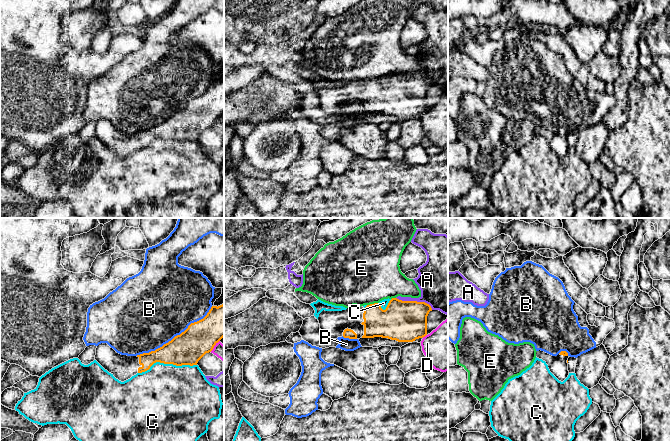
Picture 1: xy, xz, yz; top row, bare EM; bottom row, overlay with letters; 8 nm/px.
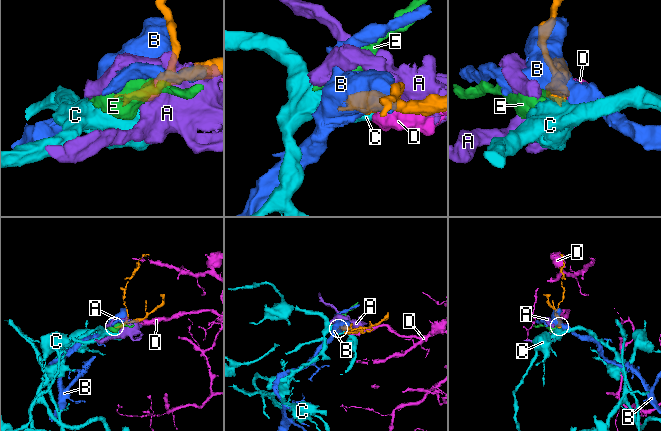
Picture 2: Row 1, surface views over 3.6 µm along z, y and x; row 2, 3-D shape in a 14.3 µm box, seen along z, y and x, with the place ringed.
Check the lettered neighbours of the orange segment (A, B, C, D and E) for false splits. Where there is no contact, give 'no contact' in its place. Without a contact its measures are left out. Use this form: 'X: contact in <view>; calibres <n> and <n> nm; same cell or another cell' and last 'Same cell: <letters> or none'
A: contact in xz; calibres 340 and 360 nm; another cell
B: contact in xy; calibres 260 and 500 nm; another cell
C: contact in xy; calibres 260 and 500 nm; another cell
D: contact in xz; calibres 340 and 360 nm; another cell
E: contact in xz; calibres 300 and 480 nm; another cell
Same cell: none

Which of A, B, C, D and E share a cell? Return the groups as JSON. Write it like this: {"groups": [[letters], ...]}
{"groups": [["A", "D"], ["B"], ["C"], ["E"]]}

